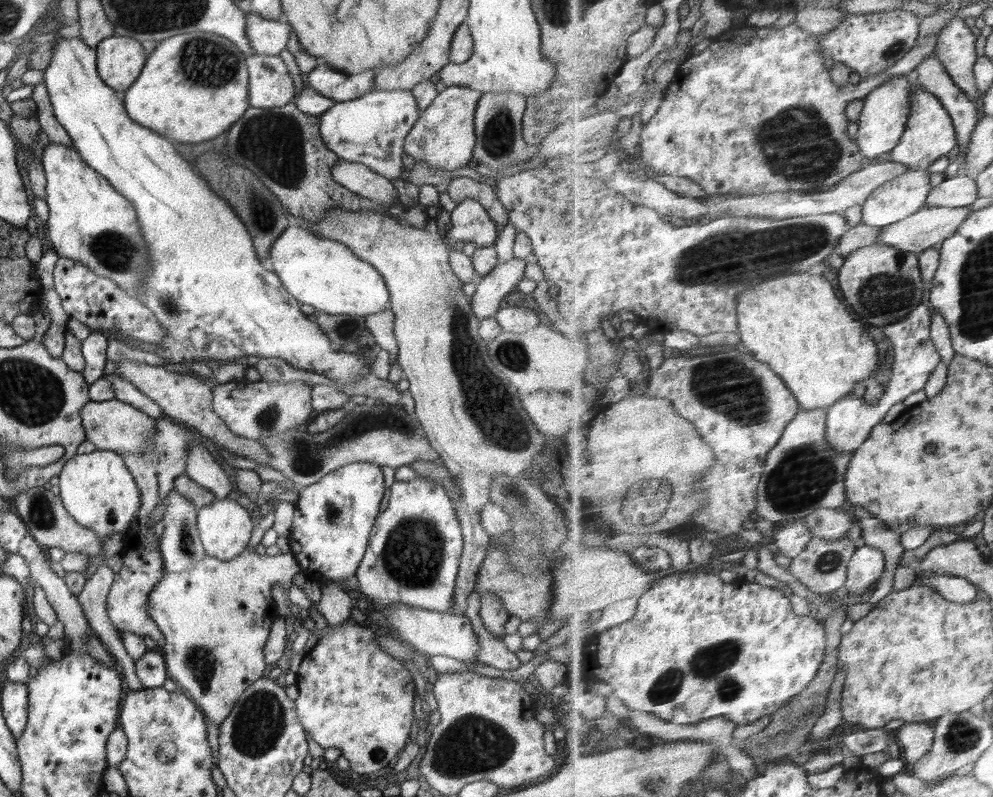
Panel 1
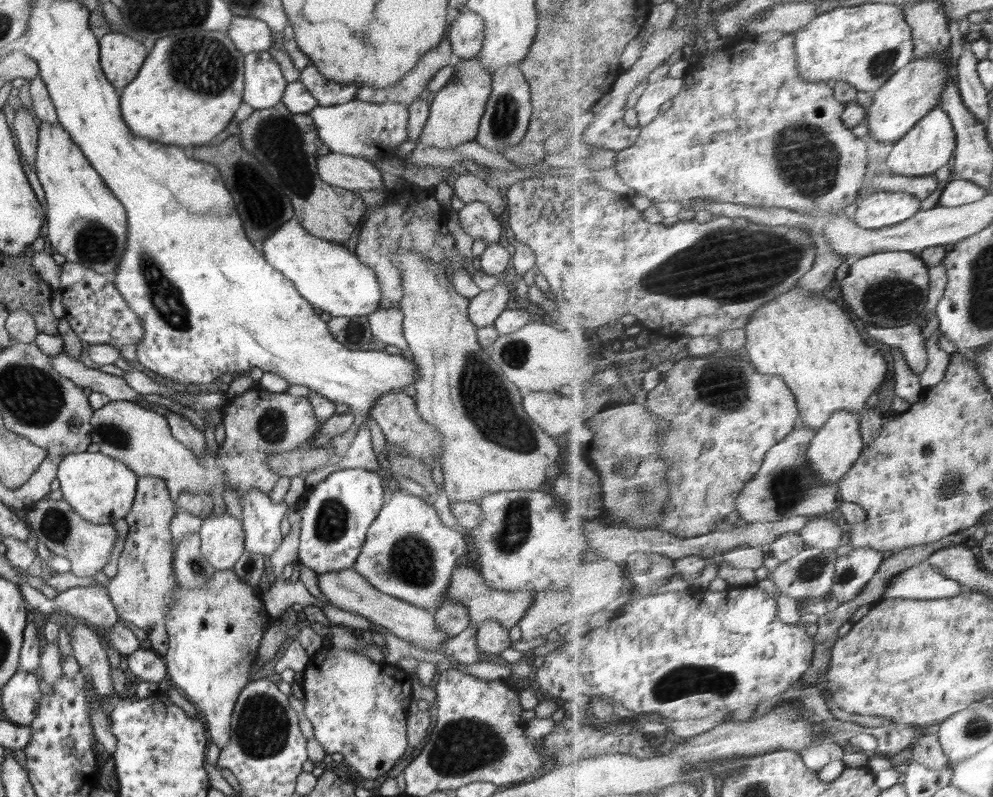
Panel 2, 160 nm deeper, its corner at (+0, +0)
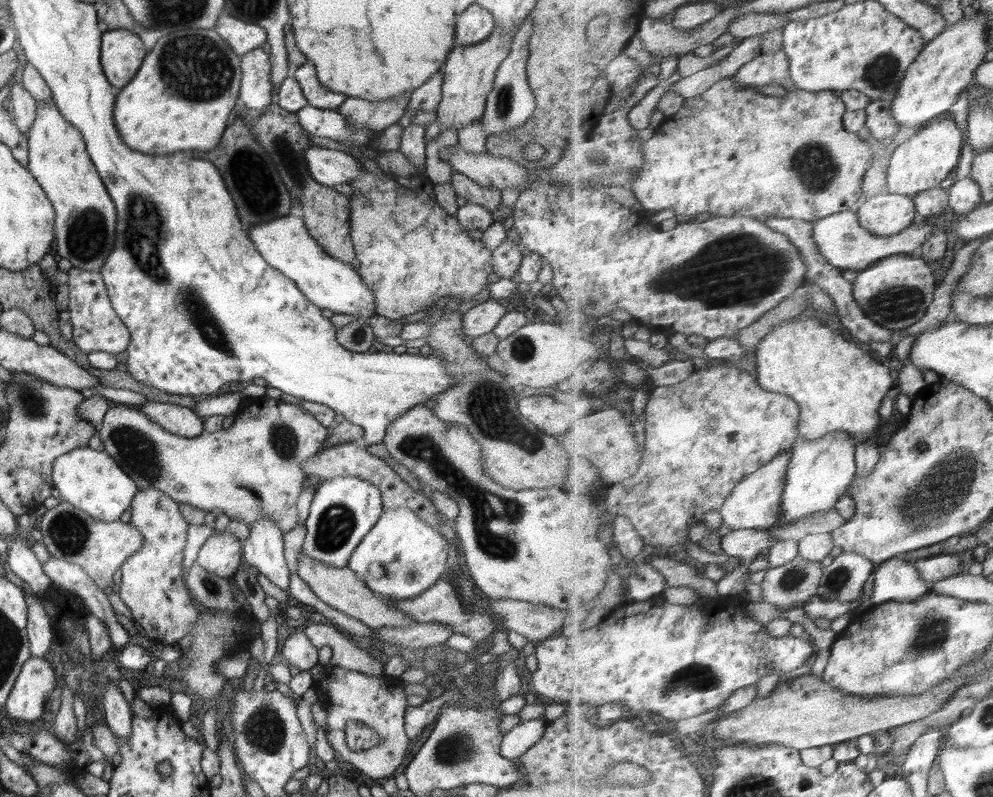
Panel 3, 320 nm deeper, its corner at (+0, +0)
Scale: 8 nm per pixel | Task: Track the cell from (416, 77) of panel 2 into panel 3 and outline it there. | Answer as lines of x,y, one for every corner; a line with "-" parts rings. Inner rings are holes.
405,92
394,98
384,100
364,100
362,98
350,98
337,108
337,111
354,124
356,129
368,127
374,133
380,133
389,125
398,123
401,116
407,112
411,92

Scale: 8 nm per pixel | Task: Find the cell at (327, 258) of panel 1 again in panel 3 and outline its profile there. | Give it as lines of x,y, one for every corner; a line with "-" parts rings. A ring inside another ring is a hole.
289,214
272,222
256,224
246,231
264,261
293,280
300,292
318,308
328,308
335,314
352,314
365,320
375,315
375,296
371,288
364,284
352,264
338,261
324,252
324,249
308,234
302,218

